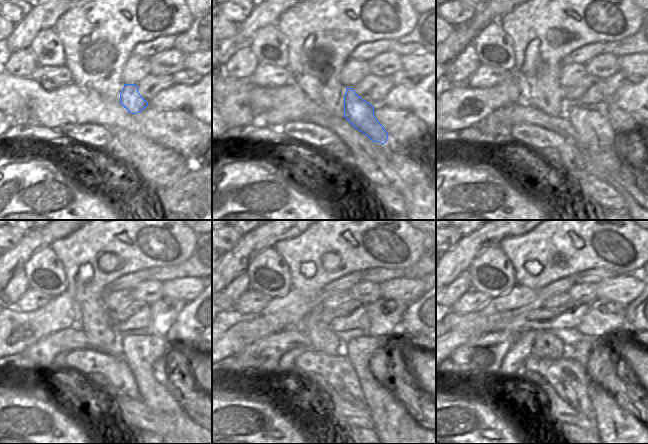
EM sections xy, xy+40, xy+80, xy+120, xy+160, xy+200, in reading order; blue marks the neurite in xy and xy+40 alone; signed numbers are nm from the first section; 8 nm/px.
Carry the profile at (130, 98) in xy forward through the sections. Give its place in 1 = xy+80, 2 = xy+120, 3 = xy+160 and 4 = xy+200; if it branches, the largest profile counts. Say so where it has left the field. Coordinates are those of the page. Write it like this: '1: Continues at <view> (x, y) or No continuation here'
1: Continues at xy+80 (596, 134)
2: Continues at xy+120 (143, 354)
3: Continues at xy+160 (392, 423)
4: Continues at xy+200 (613, 423)

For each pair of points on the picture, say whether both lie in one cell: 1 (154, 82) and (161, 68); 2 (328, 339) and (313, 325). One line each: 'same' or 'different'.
1: different
2: same

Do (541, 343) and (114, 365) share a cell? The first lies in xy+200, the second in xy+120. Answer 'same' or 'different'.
different

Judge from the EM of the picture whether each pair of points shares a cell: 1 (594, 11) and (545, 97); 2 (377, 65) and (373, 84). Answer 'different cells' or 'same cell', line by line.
1: same cell
2: different cells

